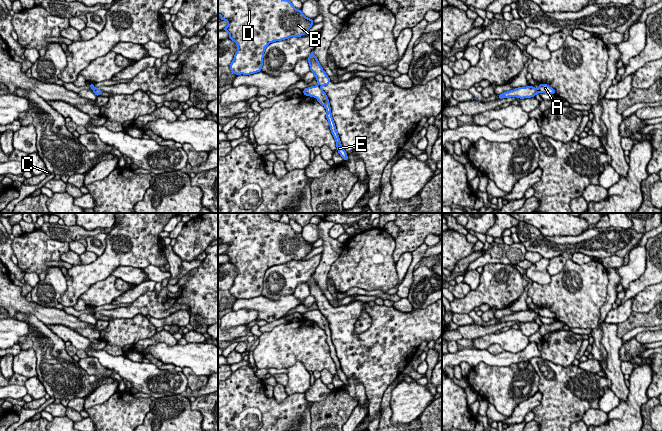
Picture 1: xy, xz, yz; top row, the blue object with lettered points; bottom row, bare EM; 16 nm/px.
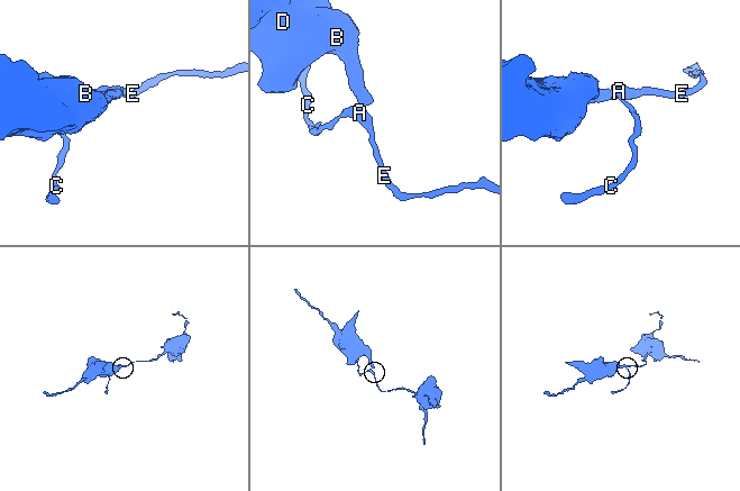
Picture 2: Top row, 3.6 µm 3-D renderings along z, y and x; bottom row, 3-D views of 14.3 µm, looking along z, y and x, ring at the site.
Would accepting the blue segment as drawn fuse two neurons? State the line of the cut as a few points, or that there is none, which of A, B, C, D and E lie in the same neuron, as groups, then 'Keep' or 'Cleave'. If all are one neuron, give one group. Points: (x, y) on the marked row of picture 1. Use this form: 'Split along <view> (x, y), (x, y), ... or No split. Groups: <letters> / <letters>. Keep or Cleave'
Split along xz (317, 85), (320, 87). Groups: A C E / B D. Cleave

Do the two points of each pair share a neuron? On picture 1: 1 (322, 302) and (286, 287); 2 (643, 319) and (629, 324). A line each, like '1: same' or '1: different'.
1: different
2: same

